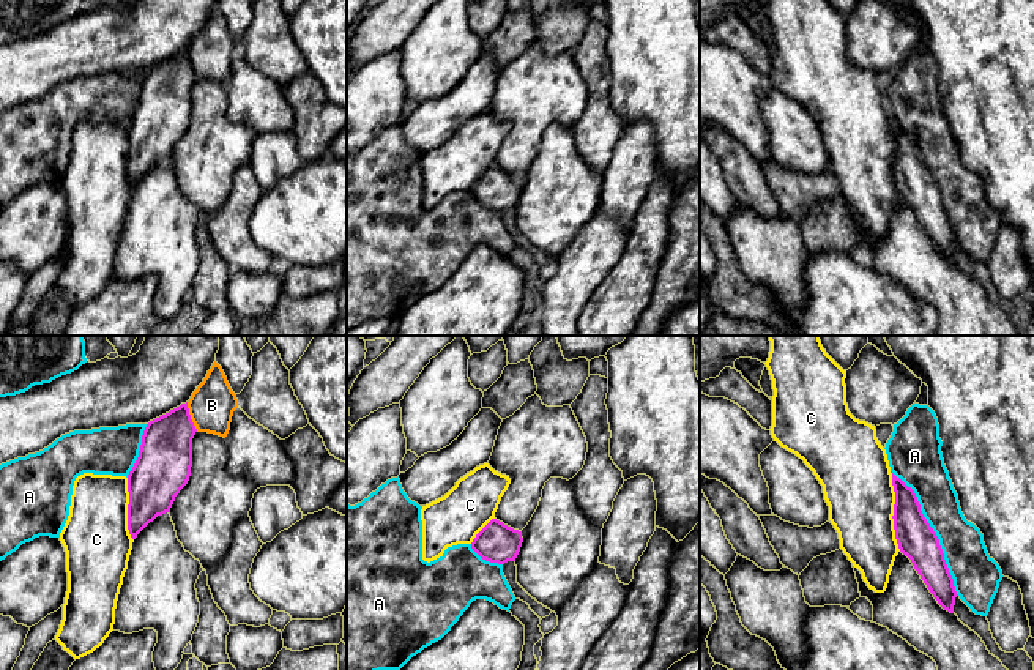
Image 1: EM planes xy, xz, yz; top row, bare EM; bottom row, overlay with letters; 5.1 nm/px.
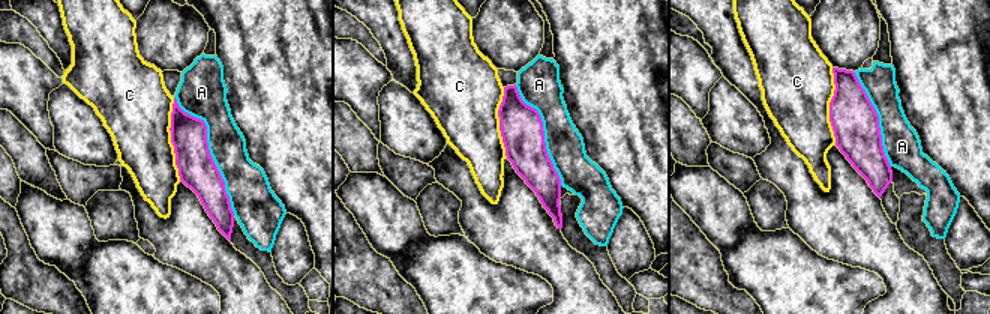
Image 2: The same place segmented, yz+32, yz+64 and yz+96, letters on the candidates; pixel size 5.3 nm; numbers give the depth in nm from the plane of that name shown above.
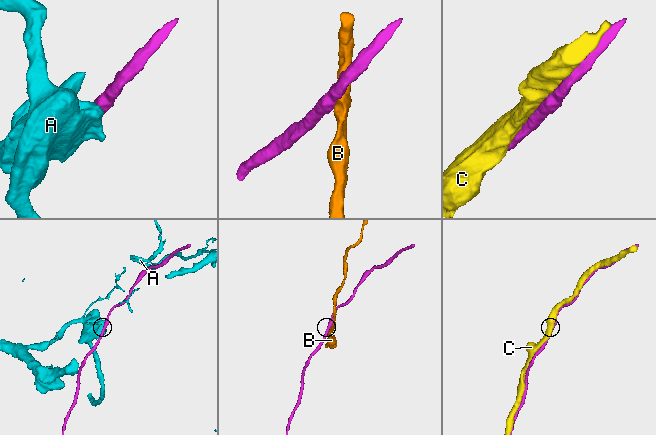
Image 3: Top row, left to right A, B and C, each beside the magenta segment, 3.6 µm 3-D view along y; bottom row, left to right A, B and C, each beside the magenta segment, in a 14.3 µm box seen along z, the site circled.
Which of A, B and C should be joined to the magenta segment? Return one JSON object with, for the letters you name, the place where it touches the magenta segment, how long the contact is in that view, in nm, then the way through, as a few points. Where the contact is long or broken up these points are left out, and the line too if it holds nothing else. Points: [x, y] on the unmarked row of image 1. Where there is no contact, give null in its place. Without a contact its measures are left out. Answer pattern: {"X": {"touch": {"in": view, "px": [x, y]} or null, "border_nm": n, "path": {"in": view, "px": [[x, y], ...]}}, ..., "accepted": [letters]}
{"C": {"touch": {"in": "yz", "px": [894, 158]}, "border_nm": 420}, "accepted": ["C"]}

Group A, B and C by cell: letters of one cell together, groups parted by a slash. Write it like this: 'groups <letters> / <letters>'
groups A / B / C

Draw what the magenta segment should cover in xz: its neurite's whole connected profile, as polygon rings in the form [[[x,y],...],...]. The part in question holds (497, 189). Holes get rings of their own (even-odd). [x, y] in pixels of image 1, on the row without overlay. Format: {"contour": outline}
{"contour": [[[484,110],[460,125],[444,143],[422,153],[422,207],[430,210],[448,194],[470,191],[485,208],[515,208],[522,178],[495,166],[509,131],[509,123]]]}

